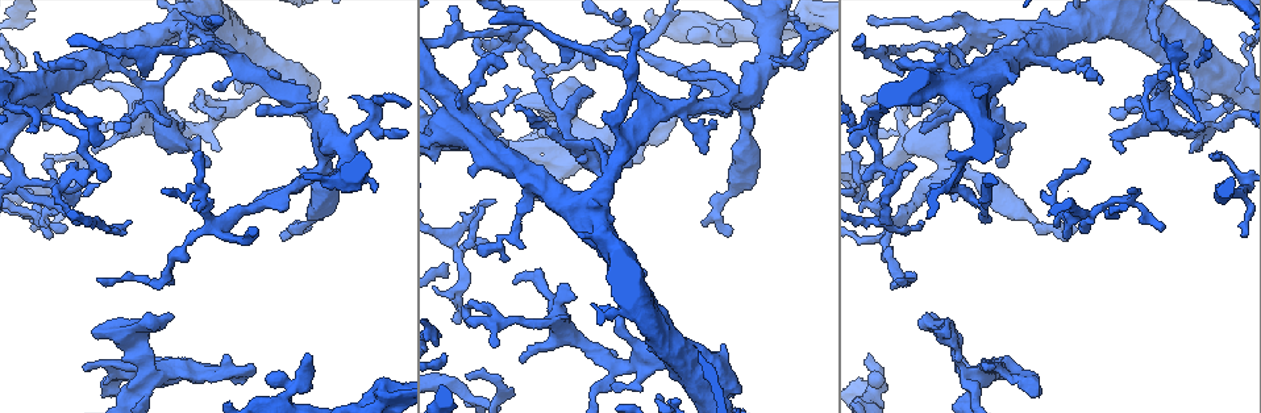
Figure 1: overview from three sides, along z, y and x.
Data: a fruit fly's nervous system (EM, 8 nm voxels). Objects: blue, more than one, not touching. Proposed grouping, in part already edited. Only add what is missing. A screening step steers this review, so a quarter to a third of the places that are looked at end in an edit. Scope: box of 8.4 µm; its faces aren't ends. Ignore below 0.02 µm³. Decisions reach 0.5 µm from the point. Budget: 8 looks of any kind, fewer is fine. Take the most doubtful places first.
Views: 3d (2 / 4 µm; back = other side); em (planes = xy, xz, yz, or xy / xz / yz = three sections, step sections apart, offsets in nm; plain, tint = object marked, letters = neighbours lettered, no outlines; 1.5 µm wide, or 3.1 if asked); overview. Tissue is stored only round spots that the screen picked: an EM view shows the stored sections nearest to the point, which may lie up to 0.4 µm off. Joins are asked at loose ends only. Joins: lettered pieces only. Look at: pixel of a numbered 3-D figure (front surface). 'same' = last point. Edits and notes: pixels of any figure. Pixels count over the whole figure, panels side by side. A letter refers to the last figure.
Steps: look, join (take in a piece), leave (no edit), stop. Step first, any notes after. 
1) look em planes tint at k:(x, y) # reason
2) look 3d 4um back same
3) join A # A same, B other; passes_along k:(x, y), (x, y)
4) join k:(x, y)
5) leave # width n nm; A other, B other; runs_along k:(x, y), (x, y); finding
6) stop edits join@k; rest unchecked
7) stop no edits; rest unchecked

look 3d 2um at 1:(309, 355) # branch stops here

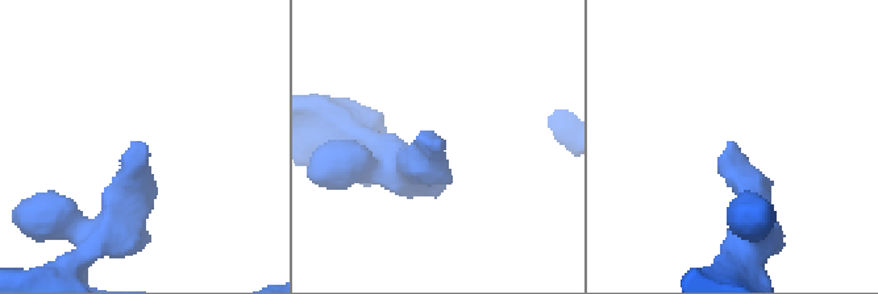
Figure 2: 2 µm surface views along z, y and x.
look em planes letters at 2:(728, 145) # now the EM

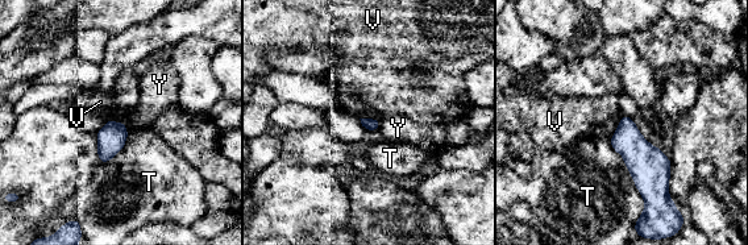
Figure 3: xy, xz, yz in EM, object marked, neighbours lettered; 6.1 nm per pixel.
leave # T other, V other, Y other; none of them fits

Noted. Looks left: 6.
look em xz step 8 tint at 1:(984, 368) # branch stops here

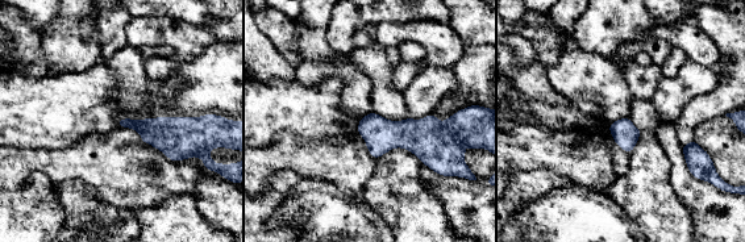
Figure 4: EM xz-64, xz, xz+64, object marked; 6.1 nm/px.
look em planes letters same # another direction

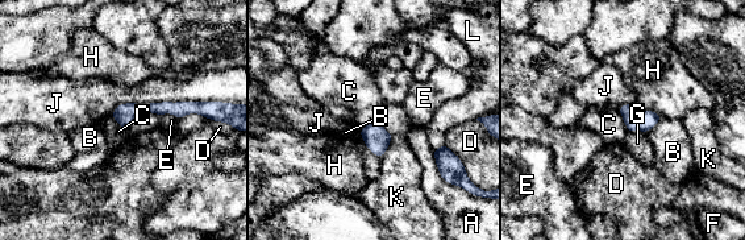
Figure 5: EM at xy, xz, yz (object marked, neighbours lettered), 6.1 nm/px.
leave # A other, B other, C other, D other, E other, F other, G other, H other, J other, K other, L other; runs_along 5:(199, 110), (133, 108), (116, 115); no lettered piece goes on from it

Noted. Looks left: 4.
look em yz step 8 tint at 1:(936, 317) # branch stops here

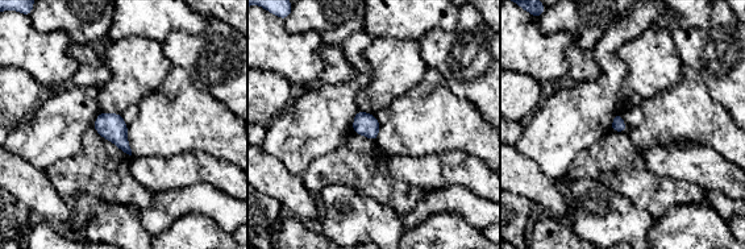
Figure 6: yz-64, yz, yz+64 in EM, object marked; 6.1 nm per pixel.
look em planes letters same # another direction

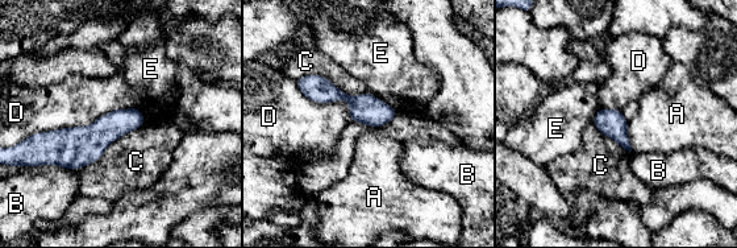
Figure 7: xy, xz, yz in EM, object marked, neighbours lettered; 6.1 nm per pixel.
leave # A other, B other, C other, D other, E other; border 7:(627, 122), (627, 136), (632, 151); none of them fits

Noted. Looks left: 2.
stop no edits; rest unchecked

